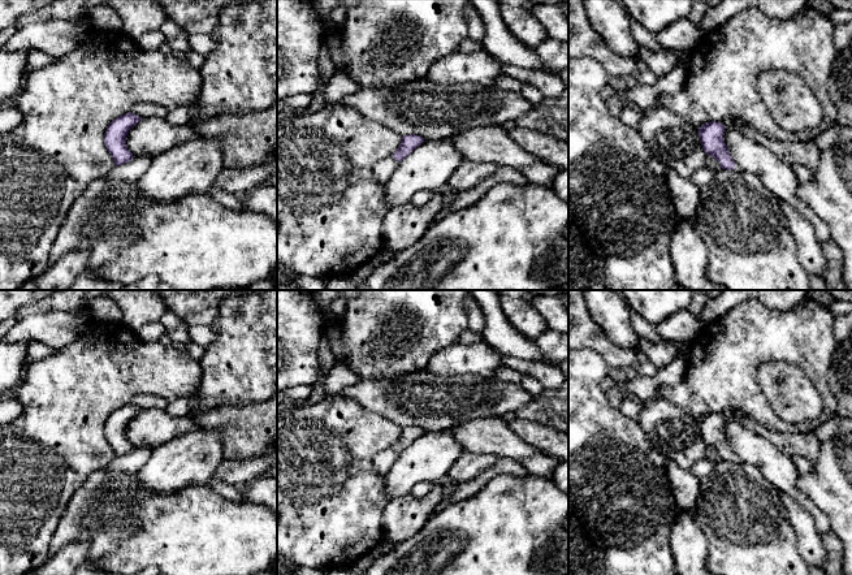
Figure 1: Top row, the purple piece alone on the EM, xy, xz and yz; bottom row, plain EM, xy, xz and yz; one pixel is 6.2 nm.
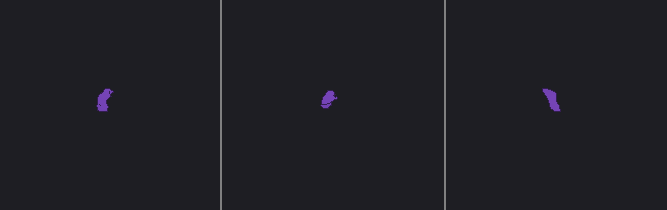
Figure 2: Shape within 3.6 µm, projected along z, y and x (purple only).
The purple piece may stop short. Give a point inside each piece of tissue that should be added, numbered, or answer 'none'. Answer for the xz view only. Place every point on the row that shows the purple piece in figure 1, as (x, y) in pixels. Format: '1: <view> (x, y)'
1: xz (384, 169)

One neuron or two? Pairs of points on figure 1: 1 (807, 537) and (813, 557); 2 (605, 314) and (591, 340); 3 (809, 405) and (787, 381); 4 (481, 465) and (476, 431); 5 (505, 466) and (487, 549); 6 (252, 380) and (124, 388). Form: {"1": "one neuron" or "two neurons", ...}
{"1": "one neuron", "2": "two neurons", "3": "one neuron", "4": "two neurons", "5": "two neurons", "6": "two neurons"}

